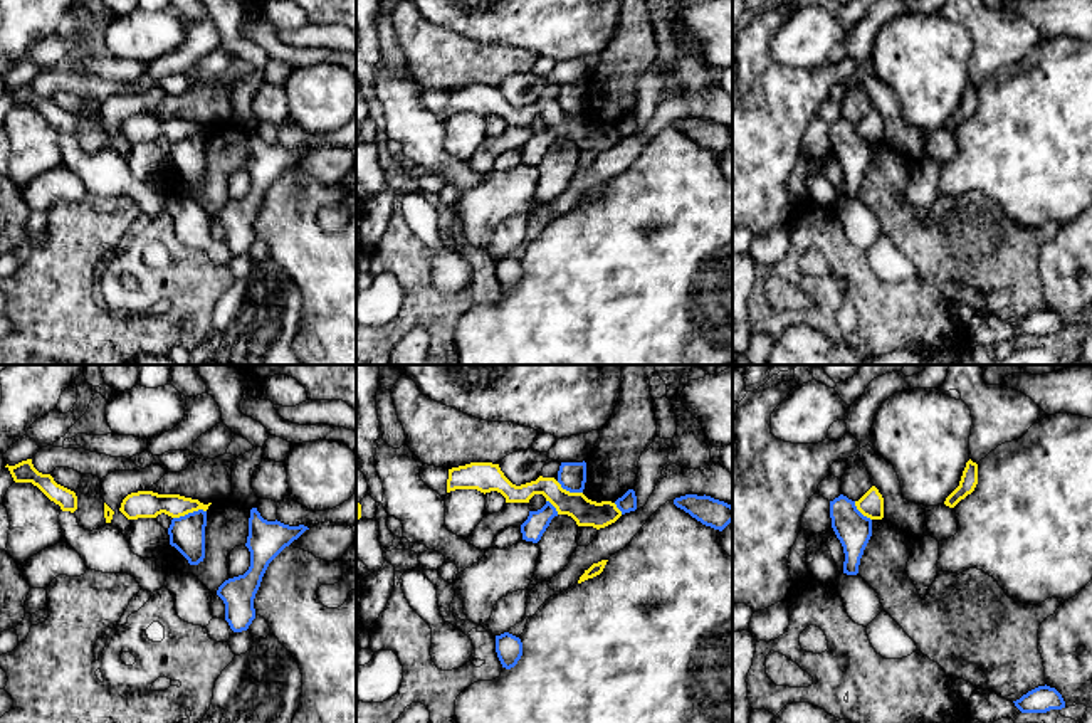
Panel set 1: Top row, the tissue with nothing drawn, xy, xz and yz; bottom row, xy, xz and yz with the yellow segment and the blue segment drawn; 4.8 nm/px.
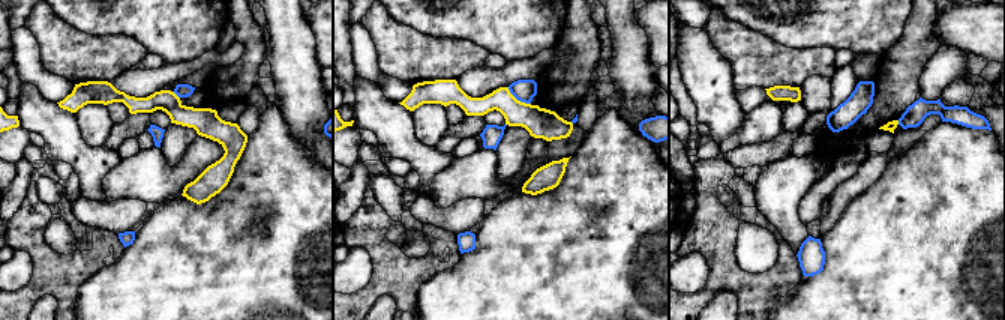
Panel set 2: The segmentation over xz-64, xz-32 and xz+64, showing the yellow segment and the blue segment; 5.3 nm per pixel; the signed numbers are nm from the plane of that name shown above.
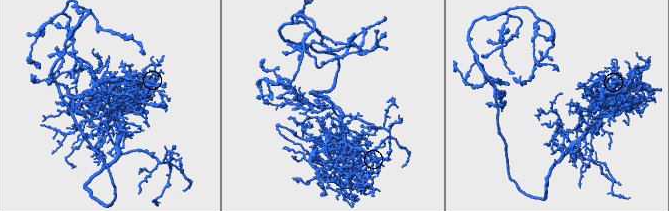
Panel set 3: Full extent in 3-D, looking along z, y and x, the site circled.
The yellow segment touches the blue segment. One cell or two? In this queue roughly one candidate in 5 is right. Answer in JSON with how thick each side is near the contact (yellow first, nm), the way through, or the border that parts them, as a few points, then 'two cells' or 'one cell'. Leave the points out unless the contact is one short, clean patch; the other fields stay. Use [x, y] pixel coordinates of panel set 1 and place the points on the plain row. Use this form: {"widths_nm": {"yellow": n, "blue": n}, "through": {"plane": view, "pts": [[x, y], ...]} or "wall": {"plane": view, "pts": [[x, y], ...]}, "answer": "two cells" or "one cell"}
{"widths_nm": {"yellow": 130, "blue": 180}, "answer": "two cells"}

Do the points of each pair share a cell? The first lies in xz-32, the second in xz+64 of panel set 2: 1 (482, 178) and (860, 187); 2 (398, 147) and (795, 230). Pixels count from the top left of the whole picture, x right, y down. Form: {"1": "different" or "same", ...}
{"1": "different", "2": "different"}

